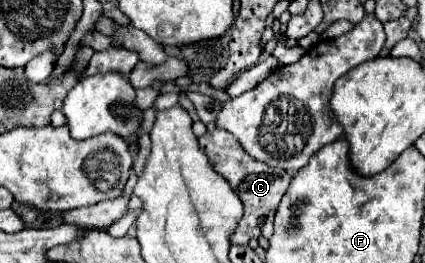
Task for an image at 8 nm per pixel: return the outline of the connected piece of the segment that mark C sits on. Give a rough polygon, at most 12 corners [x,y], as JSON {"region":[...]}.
{"region":[[222,128],[198,142],[244,202],[230,242],[260,238],[292,176],[252,160]]}

